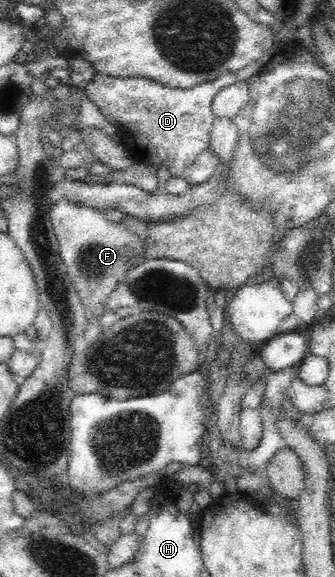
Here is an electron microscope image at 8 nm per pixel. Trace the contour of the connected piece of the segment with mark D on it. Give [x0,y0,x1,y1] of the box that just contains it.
[83,72,236,179]

